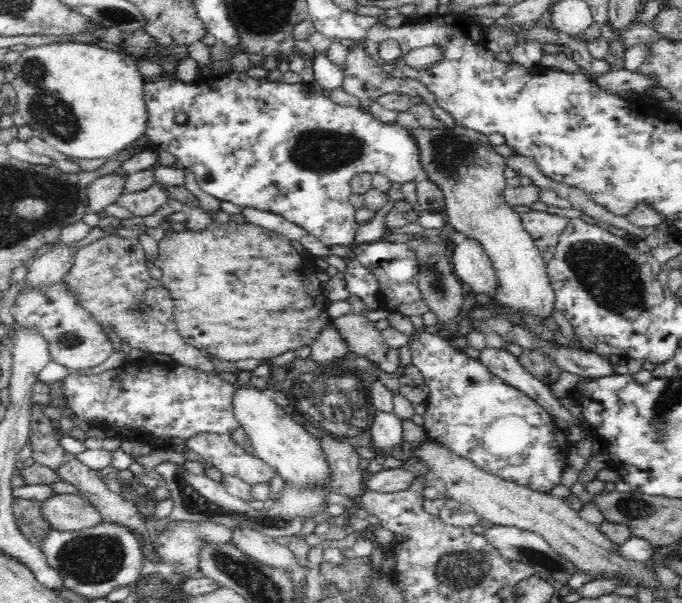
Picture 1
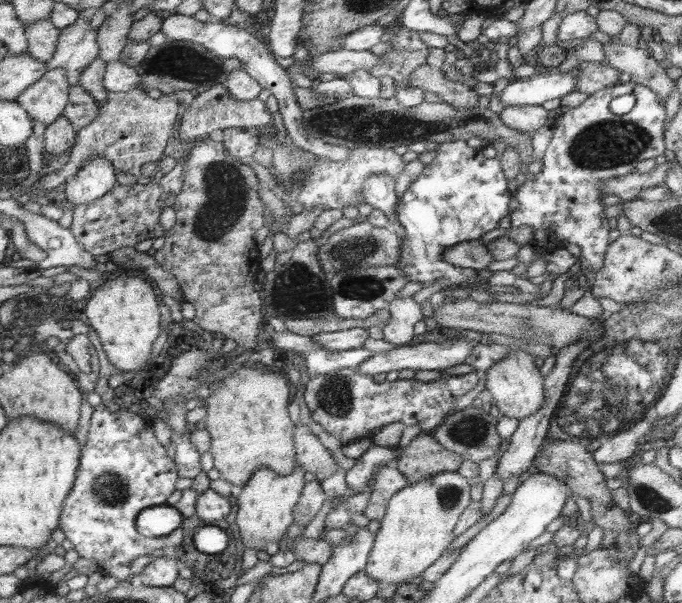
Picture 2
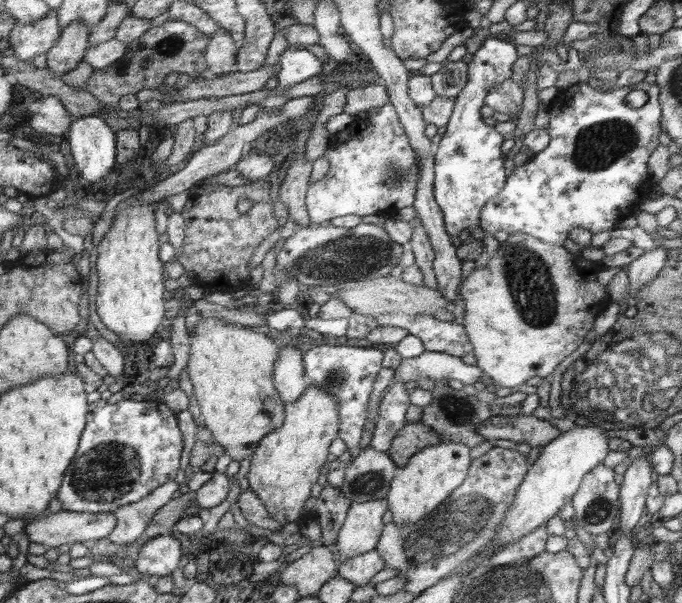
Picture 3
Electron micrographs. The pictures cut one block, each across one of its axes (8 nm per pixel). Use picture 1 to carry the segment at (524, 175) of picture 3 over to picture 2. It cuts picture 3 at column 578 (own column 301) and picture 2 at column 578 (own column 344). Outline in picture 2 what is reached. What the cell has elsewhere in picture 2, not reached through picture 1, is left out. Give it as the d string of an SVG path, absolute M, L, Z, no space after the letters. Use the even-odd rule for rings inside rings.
M632 82L618 83L611 87L603 88L601 91L591 94L578 107L562 107L561 117L554 123L553 137L548 145L542 170L535 176L532 182L527 181L519 186L514 194L515 208L510 213L511 227L520 228L527 226L532 228L534 238L531 244L538 242L555 242L556 246L564 247L566 243L574 243L580 246L579 256L580 272L577 272L579 281L584 284L584 275L589 268L597 270L605 262L605 252L609 248L610 233L608 219L606 219L606 208L598 203L597 197L602 195L602 188L606 180L620 178L626 174L634 173L638 163L648 158L656 159L664 153L664 106L660 102L661 97L646 85ZM632 94L636 97L636 103L627 114L616 115L608 109L608 104L617 96Z

